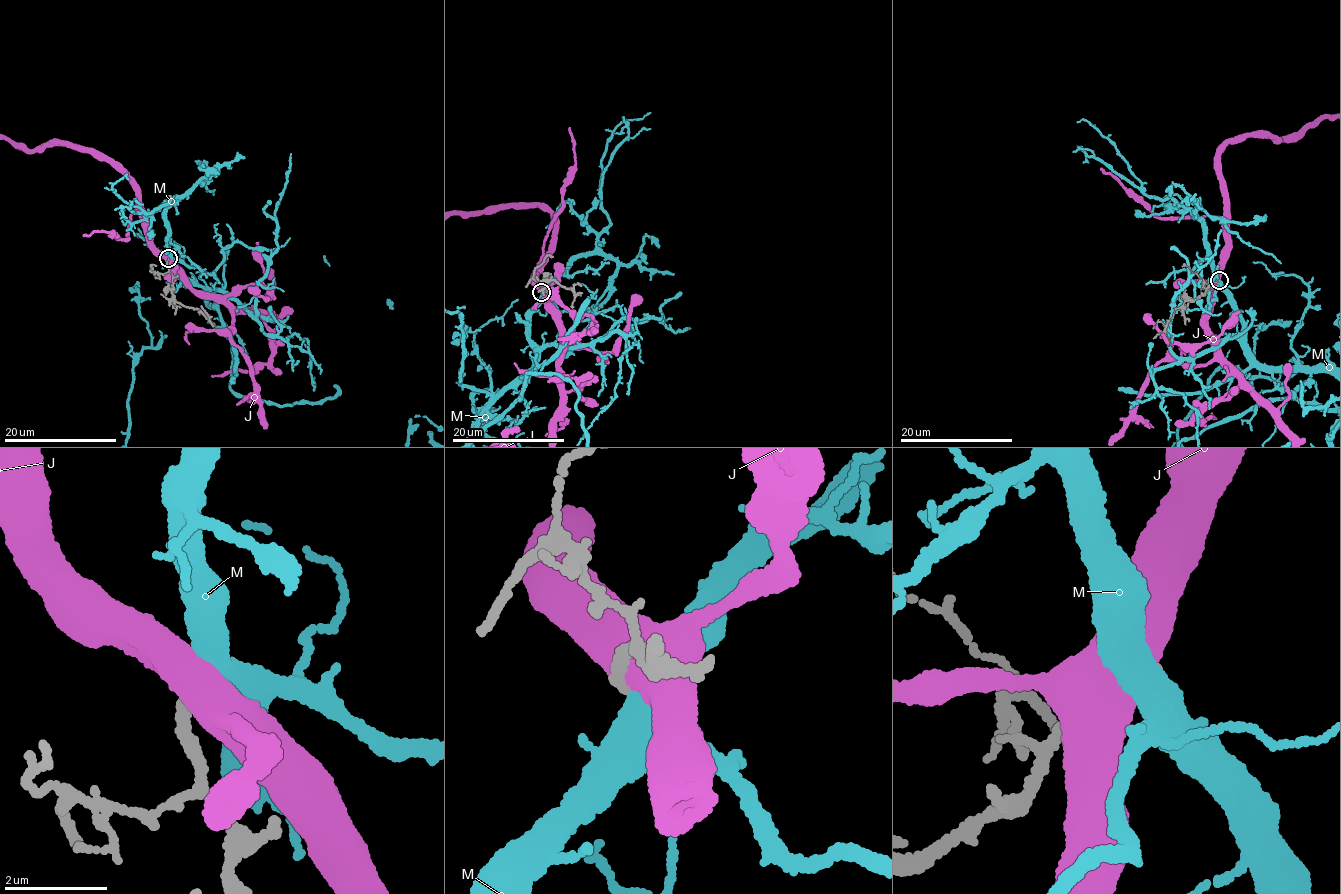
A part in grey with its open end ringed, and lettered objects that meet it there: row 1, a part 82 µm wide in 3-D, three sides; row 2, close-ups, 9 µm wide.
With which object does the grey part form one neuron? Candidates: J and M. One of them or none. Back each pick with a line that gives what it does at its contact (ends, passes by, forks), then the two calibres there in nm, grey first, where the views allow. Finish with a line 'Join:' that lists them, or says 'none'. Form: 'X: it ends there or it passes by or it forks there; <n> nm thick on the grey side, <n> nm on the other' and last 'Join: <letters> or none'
Join: none

